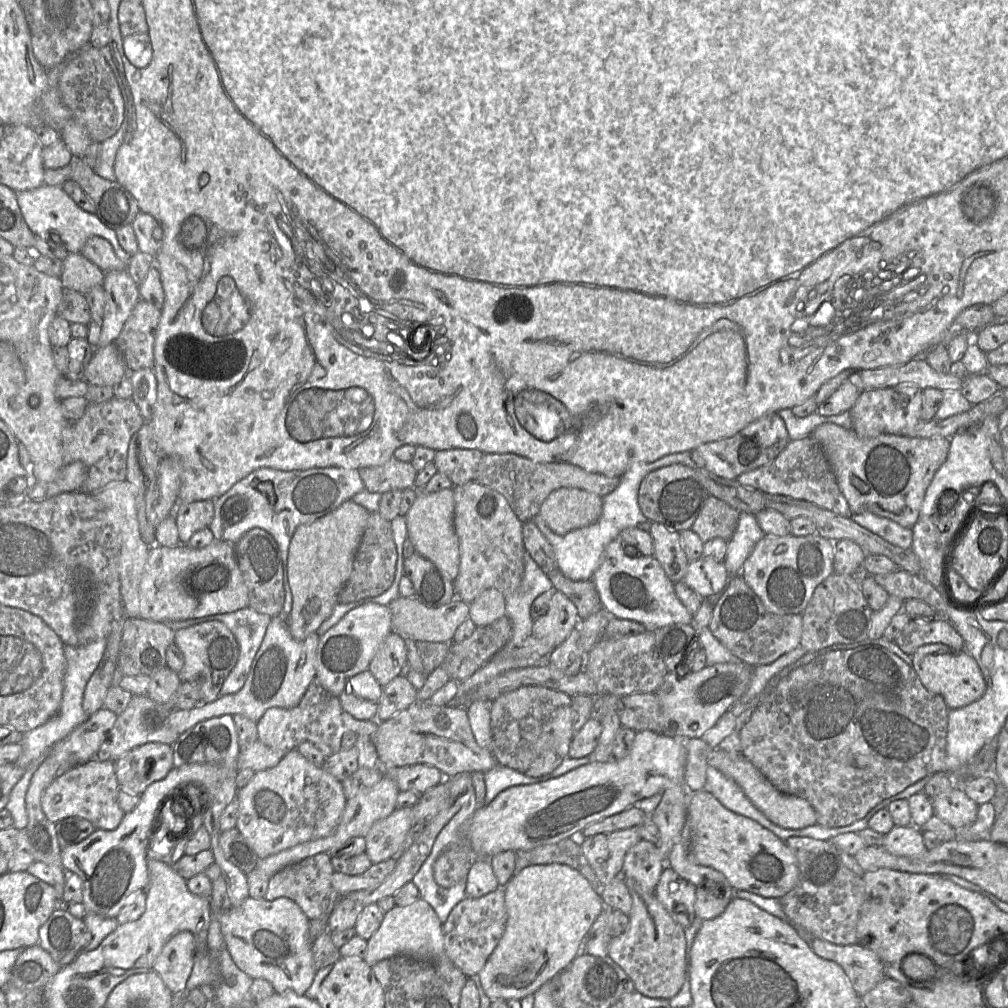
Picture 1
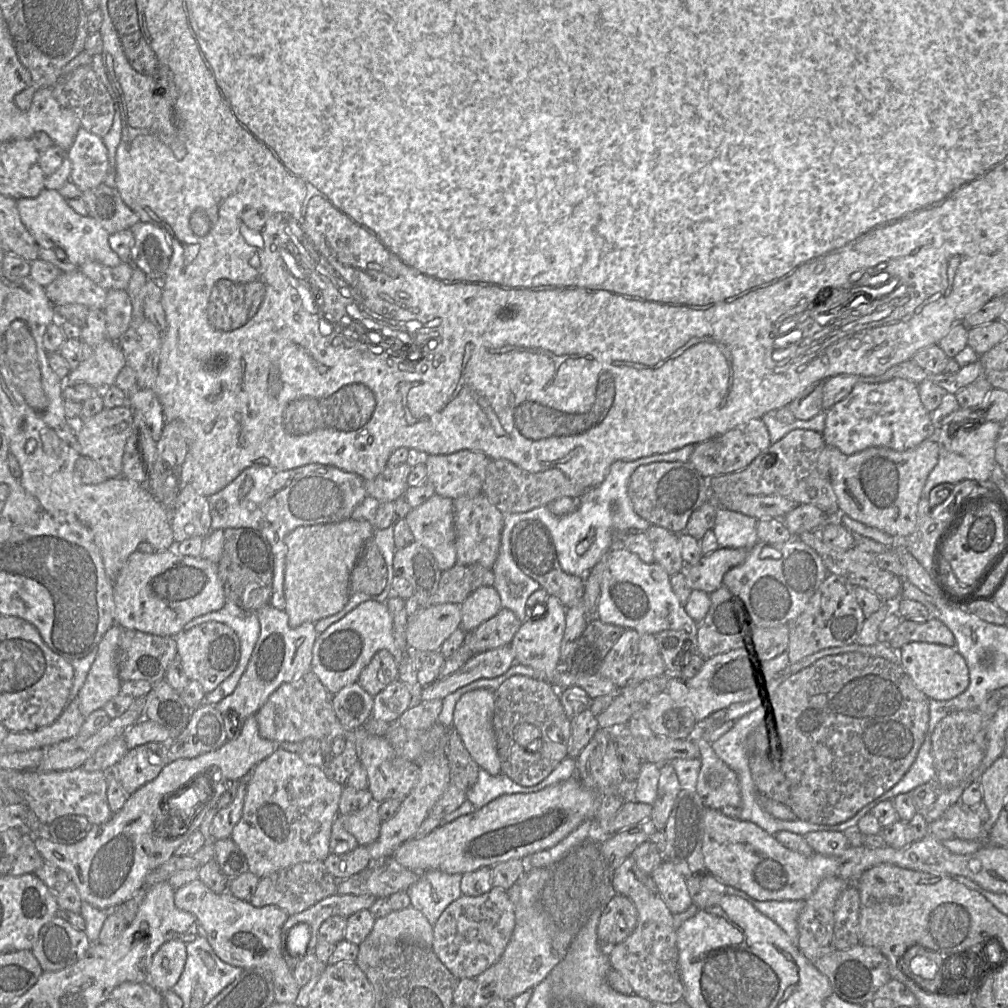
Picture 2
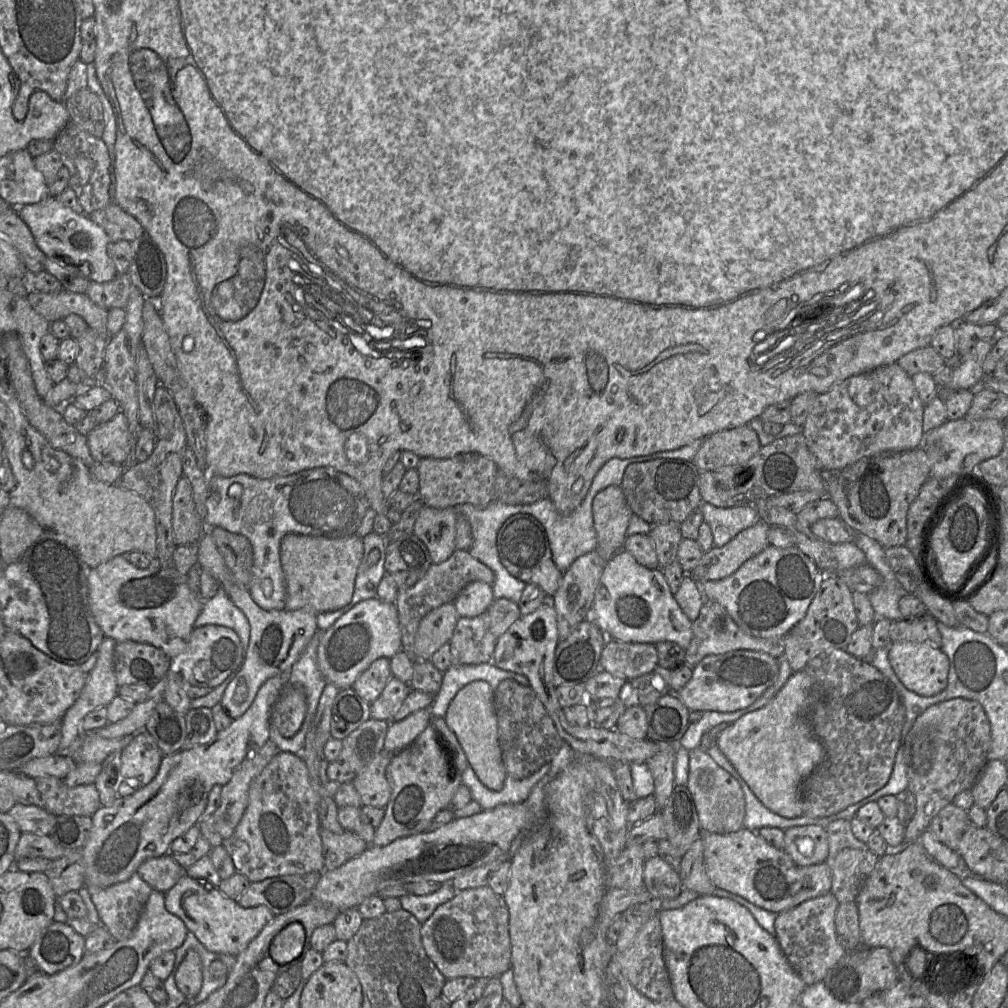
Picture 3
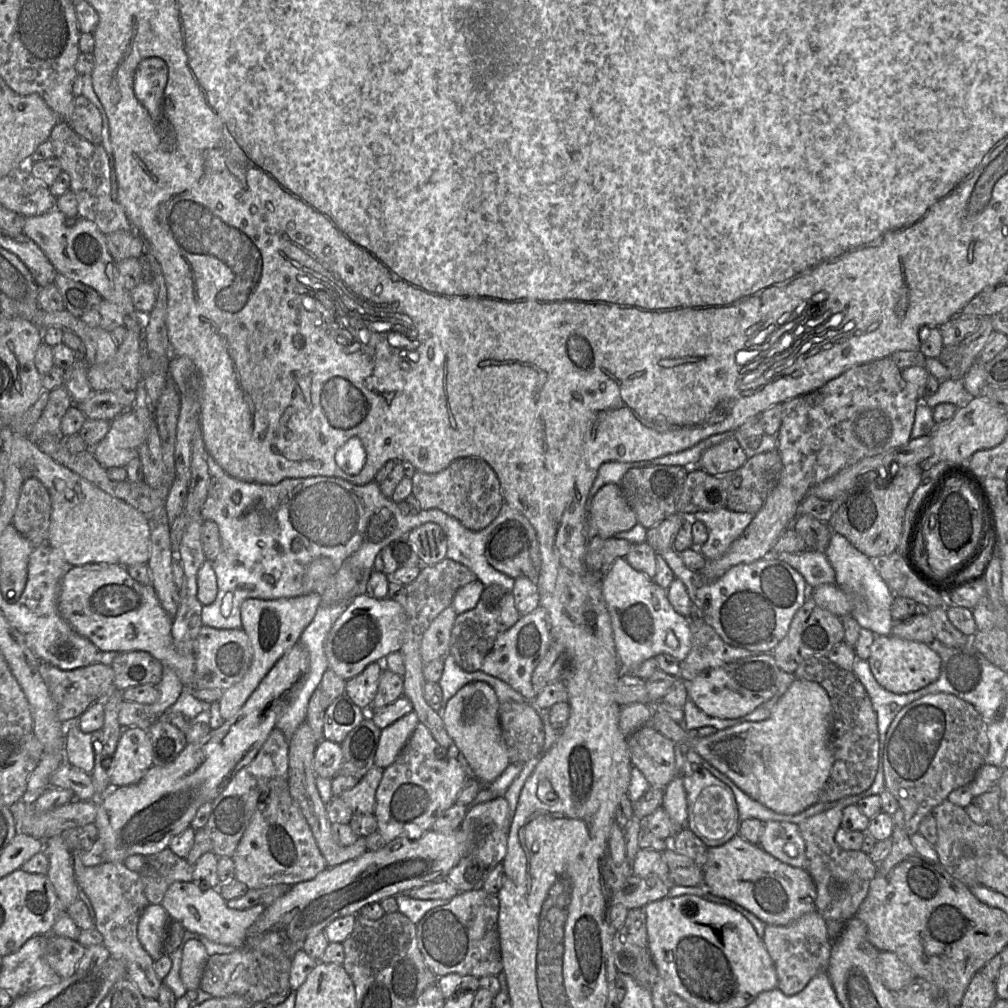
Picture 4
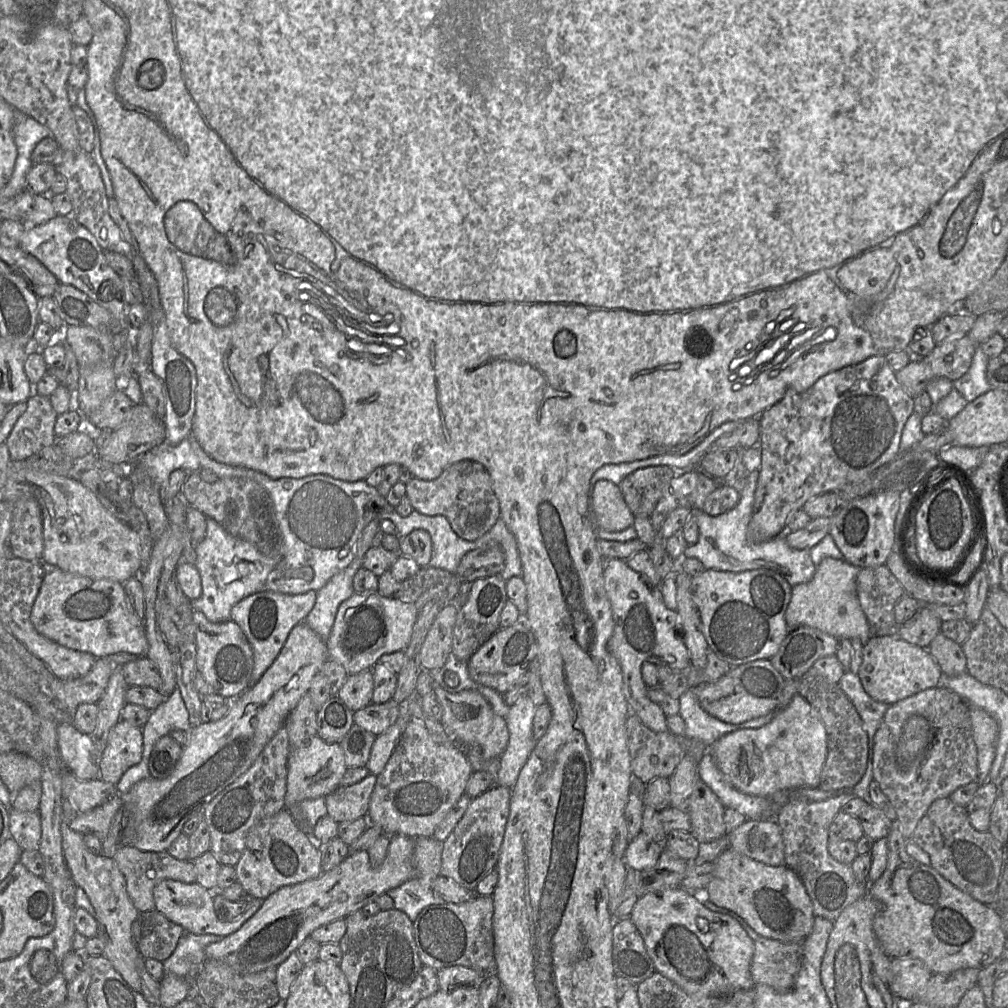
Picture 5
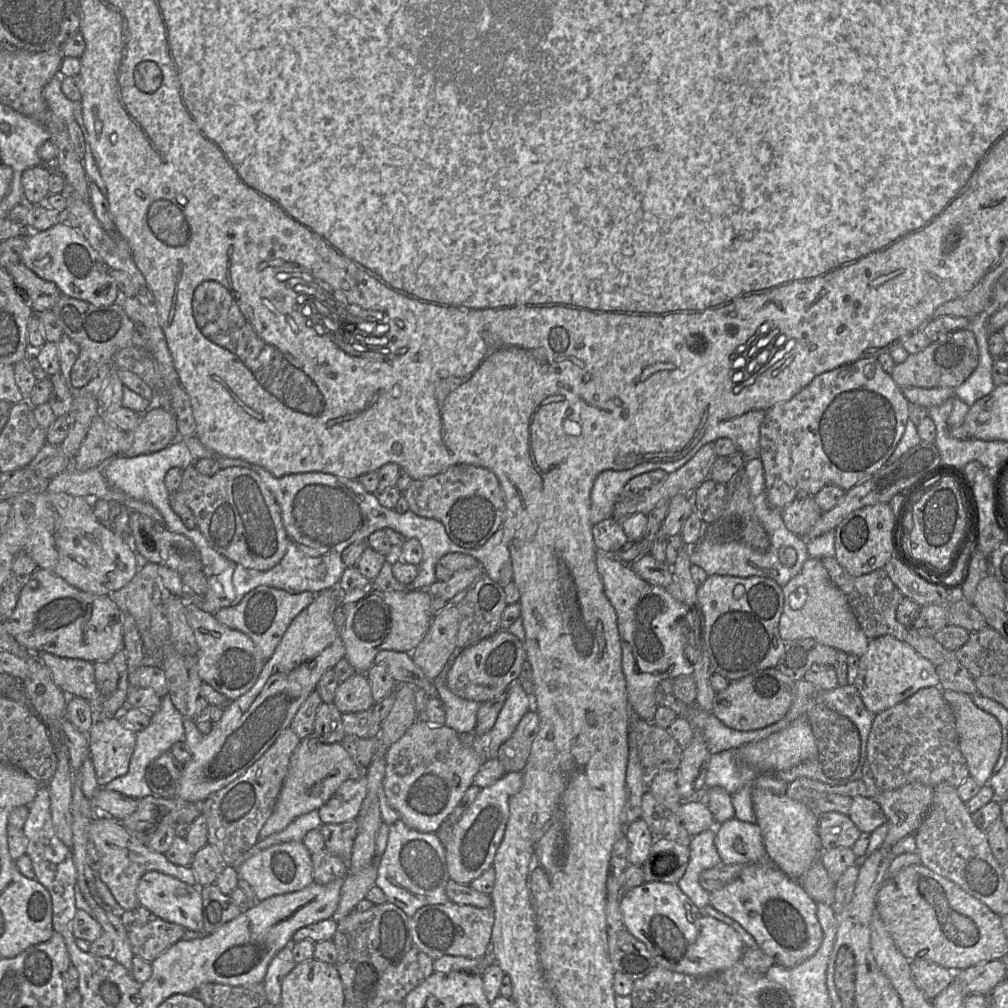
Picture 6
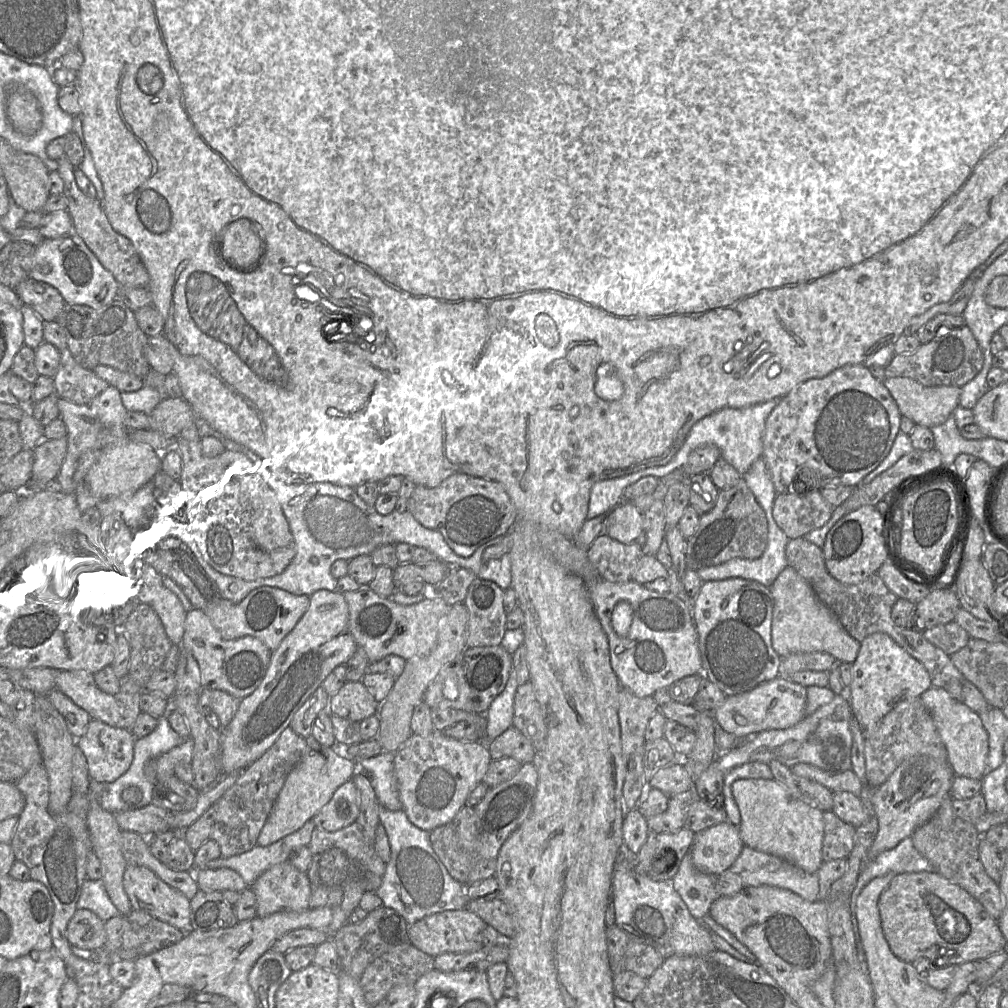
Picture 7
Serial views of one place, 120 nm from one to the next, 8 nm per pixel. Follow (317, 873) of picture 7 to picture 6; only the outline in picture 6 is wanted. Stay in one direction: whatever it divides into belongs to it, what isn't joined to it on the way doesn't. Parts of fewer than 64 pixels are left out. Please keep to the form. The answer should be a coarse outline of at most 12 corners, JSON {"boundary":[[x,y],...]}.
{"boundary":[[356,820],[323,824],[325,849],[339,857],[348,871]]}

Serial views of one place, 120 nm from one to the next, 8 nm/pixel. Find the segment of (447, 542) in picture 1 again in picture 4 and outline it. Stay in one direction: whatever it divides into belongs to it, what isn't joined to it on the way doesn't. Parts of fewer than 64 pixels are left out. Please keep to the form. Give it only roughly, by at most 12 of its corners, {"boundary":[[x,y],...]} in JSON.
{"boundary":[[436,523],[407,534],[422,566],[446,558],[447,539]]}

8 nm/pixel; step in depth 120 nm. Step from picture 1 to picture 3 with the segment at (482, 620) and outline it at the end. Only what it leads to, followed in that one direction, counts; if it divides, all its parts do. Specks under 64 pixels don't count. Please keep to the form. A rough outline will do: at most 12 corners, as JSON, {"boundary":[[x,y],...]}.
{"boundary":[[475,581],[453,604],[460,617],[486,613],[492,585]]}

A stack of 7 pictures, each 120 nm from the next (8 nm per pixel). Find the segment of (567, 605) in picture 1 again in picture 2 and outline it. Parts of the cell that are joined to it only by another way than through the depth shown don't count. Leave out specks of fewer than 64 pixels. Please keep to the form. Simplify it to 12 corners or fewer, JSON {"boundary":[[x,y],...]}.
{"boundary":[[549,596],[544,616],[524,621],[515,663],[551,682],[561,664],[566,607]]}

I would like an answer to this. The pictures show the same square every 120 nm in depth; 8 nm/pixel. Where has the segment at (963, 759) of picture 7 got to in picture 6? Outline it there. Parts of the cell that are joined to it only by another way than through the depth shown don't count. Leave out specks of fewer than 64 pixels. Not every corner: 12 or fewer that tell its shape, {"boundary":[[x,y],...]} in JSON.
{"boundary":[[943,691],[969,777],[981,787],[1001,753],[1001,725],[968,694]]}

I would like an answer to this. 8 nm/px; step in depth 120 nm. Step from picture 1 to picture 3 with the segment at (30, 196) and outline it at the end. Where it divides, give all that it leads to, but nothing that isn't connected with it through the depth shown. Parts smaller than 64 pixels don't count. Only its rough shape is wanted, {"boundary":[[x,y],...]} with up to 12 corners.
{"boundary":[[52,196],[17,211],[47,258],[117,276],[110,238]]}

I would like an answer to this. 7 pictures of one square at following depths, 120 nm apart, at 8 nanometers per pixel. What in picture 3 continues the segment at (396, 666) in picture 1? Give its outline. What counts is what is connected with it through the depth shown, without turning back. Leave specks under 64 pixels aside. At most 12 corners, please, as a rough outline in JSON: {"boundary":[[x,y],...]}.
{"boundary":[[379,657],[351,687],[372,703],[391,676],[390,659]]}

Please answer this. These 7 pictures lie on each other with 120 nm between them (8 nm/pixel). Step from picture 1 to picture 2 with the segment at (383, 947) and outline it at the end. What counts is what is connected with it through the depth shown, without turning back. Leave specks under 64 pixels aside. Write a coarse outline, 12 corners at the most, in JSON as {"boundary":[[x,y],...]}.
{"boundary":[[409,906],[376,919],[370,936],[431,947],[433,925]]}

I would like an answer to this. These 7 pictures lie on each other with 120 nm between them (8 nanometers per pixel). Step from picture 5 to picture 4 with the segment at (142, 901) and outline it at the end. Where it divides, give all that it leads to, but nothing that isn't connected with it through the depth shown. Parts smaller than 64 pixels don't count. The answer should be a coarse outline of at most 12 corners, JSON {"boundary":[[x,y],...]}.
{"boundary":[[166,848],[147,856],[139,874],[149,903],[172,883],[193,881],[193,866]]}

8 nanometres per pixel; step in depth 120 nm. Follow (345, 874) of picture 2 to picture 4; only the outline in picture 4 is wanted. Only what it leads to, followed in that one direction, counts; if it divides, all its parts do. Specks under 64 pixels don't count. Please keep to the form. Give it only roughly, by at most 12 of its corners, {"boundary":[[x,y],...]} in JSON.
{"boundary":[[303,722],[289,739],[290,794],[327,866],[357,858],[366,837],[339,846],[317,789],[317,744]]}

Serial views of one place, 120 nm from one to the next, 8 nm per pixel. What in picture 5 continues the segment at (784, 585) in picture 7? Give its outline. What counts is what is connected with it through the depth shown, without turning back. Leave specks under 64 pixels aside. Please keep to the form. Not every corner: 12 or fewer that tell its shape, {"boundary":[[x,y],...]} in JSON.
{"boundary":[[825,558],[793,587],[785,620],[838,640],[871,630],[860,568]]}

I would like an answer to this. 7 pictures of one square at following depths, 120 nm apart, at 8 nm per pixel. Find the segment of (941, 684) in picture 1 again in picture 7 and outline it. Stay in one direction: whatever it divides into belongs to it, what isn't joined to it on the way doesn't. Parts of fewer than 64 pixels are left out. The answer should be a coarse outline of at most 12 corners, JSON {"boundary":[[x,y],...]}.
{"boundary":[[891,636],[861,642],[848,699],[864,731],[931,687]]}

